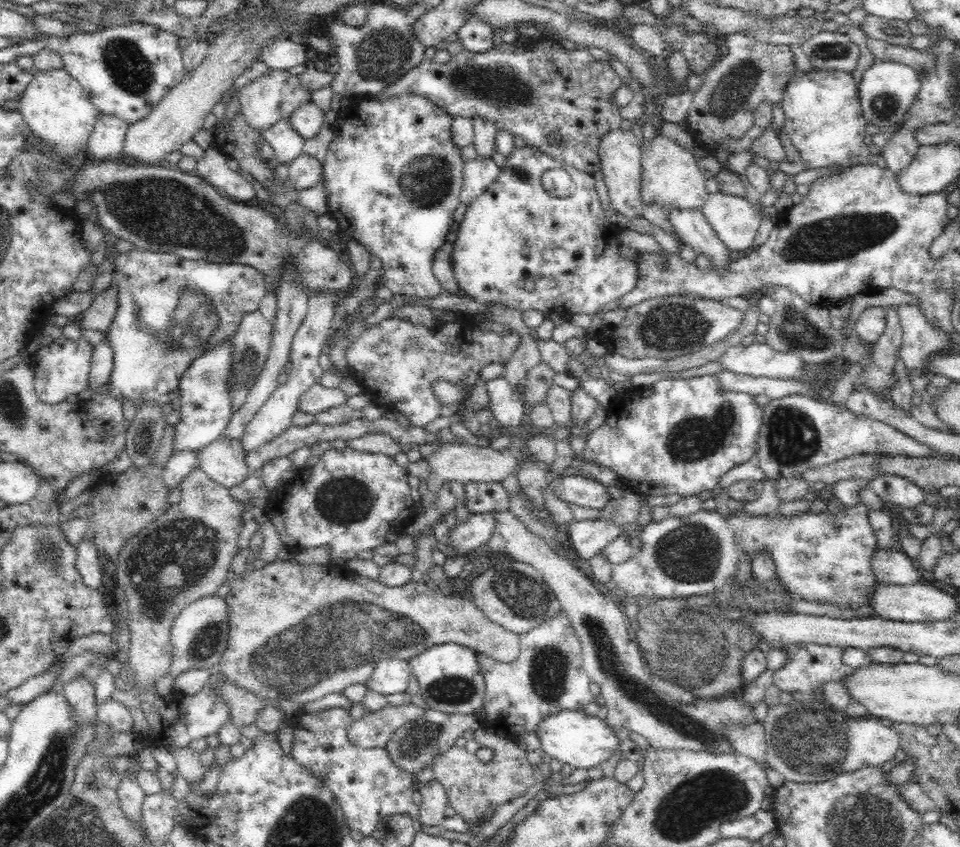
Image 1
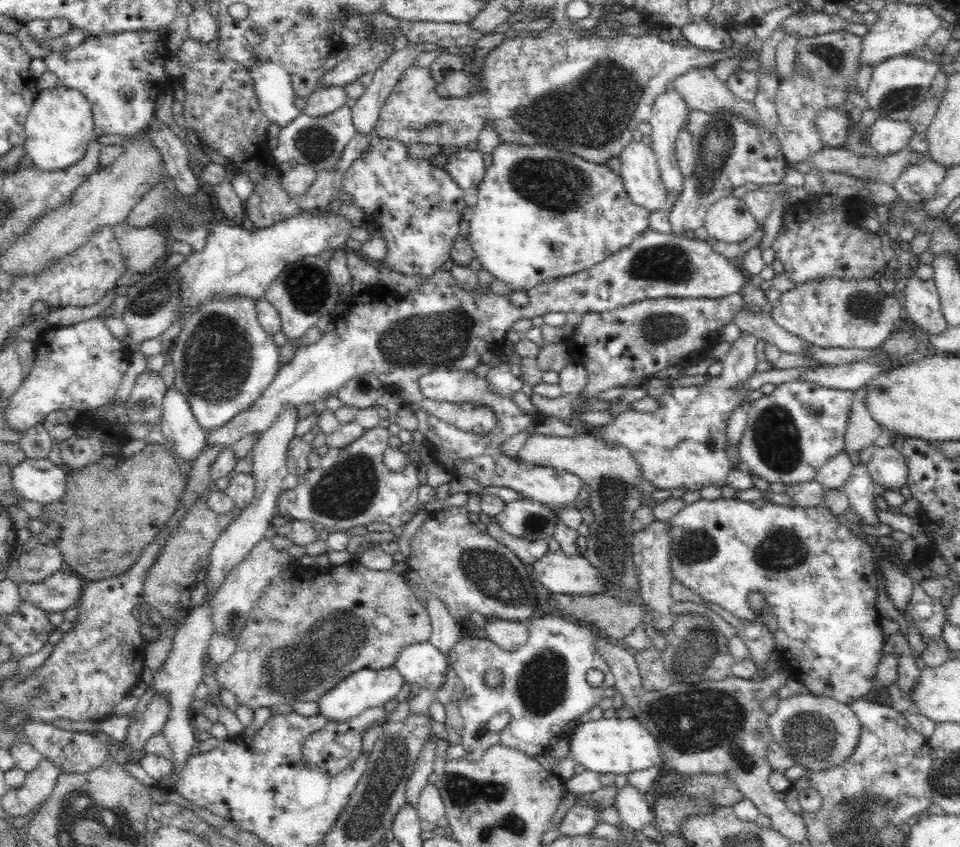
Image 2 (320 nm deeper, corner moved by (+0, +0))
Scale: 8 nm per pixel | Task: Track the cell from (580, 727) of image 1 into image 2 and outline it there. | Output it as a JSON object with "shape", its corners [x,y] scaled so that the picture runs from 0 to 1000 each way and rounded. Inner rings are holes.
{"shape":[[[644,847],[633,850],[625,848],[619,852],[602,855],[600,862],[594,867],[593,890],[611,909],[623,914],[655,915],[678,906],[689,910],[693,902],[683,870],[660,847],[652,850]]]}

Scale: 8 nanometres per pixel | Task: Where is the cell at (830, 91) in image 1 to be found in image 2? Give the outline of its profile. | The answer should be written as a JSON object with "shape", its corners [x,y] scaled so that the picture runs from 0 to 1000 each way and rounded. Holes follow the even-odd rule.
{"shape":[[[877,129],[856,131],[849,139],[849,148],[855,158],[858,174],[876,175],[876,171],[881,171],[881,158],[885,153],[884,133],[879,133]]]}

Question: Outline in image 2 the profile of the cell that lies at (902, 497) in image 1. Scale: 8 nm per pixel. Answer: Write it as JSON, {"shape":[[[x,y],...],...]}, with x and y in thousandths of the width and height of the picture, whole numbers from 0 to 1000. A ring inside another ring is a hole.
{"shape":[[[927,524],[914,525],[903,551],[910,569],[925,577],[938,577],[944,571],[946,562],[944,542]]]}

